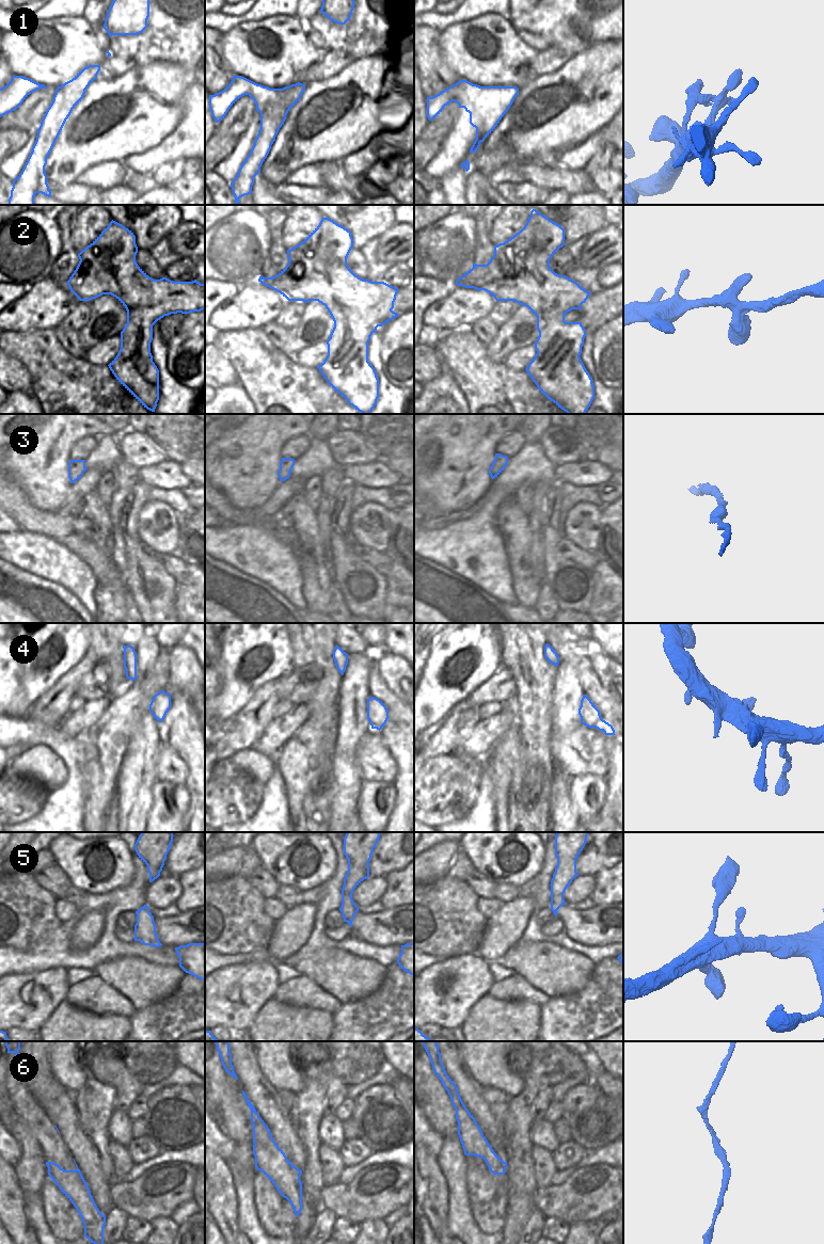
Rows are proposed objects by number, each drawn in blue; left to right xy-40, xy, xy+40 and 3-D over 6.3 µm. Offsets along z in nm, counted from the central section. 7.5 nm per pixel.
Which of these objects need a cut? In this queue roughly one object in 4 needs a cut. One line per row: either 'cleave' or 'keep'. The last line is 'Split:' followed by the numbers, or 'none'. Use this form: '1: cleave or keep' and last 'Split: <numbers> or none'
1: keep
2: keep
3: keep
4: keep
5: keep
6: keep
Split: none

